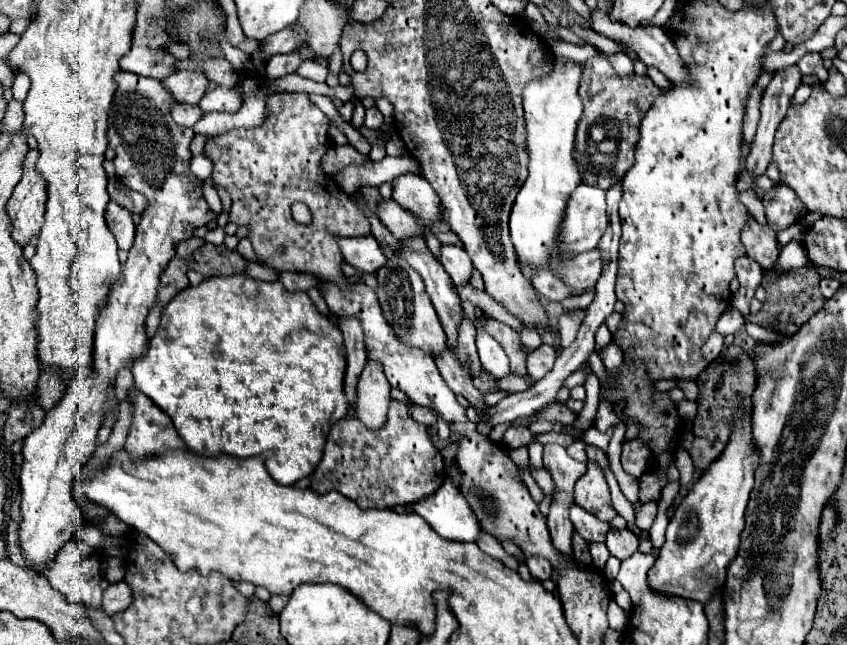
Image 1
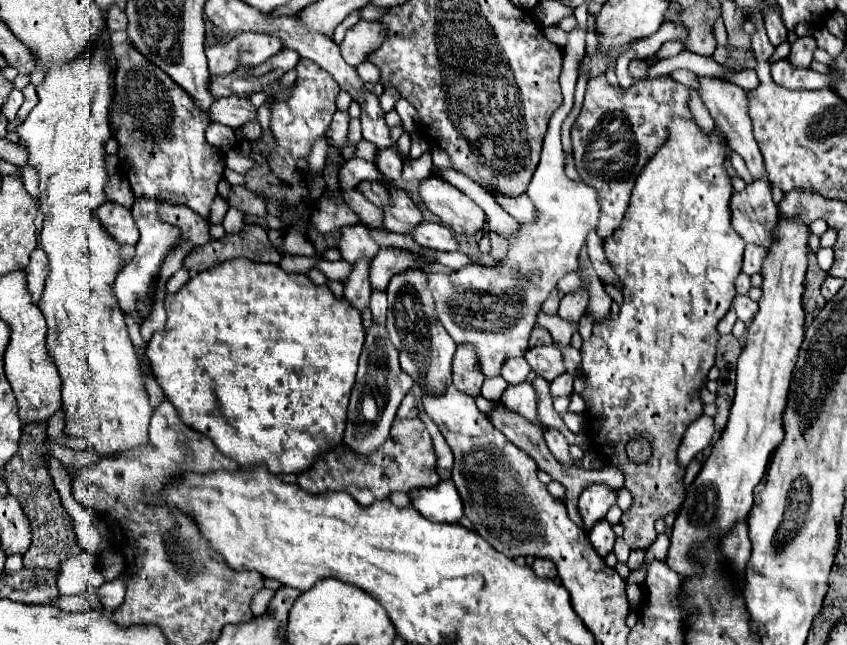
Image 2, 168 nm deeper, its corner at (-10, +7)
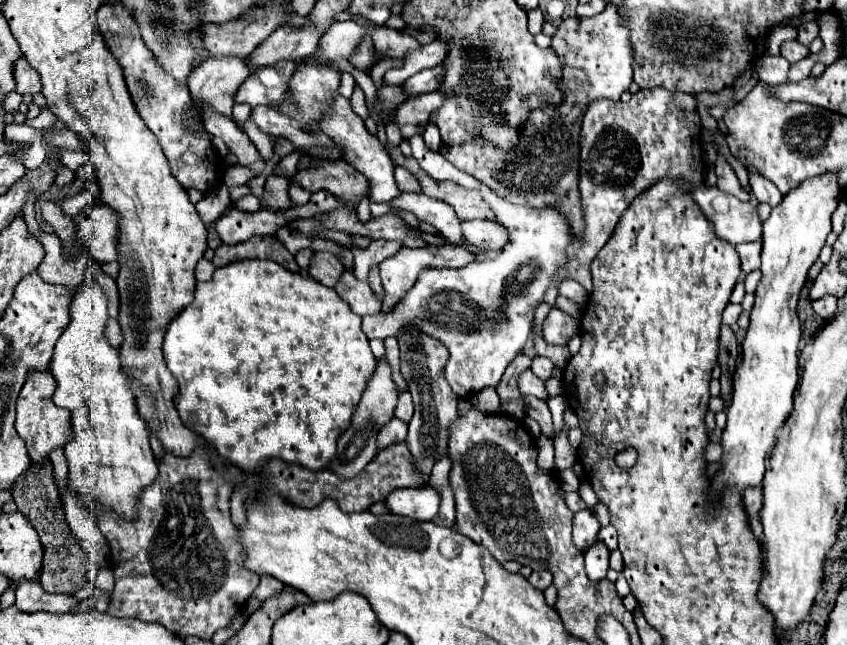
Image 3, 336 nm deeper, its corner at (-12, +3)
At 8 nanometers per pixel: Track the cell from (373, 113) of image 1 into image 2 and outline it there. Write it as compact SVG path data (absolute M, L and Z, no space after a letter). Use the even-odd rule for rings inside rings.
M387 88L383 94L381 94L381 108L383 108L383 112L389 112L389 110L393 110L393 106L395 106L395 102L399 100L401 96L399 96L399 90L397 88Z

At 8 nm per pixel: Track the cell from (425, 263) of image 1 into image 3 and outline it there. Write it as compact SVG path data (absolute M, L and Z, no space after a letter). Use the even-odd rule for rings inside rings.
M337 96L335 108L333 108L331 116L325 118L319 126L321 126L321 130L323 130L327 136L331 136L331 140L343 150L343 158L345 158L349 164L353 164L353 168L357 168L361 174L365 174L365 178L367 178L369 184L371 184L371 192L369 192L369 200L371 200L371 202L393 202L393 200L401 194L401 190L397 188L397 182L395 182L395 178L393 178L395 166L393 166L389 154L385 152L385 148L383 148L383 144L379 142L379 138L377 138L375 134L371 134L371 132L365 128L363 120L351 110L349 100L345 100L343 96Z

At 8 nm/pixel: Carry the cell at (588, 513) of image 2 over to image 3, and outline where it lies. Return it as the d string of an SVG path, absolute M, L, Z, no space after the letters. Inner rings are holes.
M585 508L573 516L573 542L579 550L587 550L601 530L601 524L591 508Z

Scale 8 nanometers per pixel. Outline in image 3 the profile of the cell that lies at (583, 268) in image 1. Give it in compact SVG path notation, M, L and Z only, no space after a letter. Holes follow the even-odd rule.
M551 308L549 316L543 324L543 336L545 336L545 340L549 340L549 344L567 346L567 342L573 336L579 336L577 322L579 322L579 318L573 318L559 308Z

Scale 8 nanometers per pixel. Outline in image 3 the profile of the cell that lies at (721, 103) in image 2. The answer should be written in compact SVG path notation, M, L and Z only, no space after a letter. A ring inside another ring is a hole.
M749 172L749 184L751 184L751 190L755 194L755 198L759 202L767 202L771 206L777 206L781 202L781 192L777 190L775 184L771 184L771 180L763 178L761 174L755 174L755 172Z

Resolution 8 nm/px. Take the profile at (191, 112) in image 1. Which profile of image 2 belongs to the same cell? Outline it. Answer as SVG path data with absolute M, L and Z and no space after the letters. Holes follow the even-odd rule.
M239 96L219 98L211 106L211 118L225 126L241 128L243 124L257 120L257 108L247 98L239 98Z

